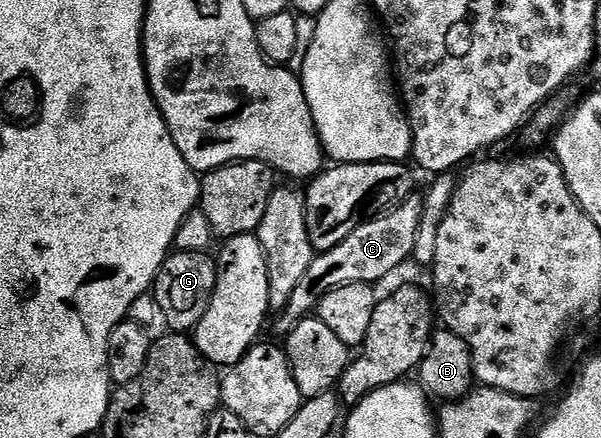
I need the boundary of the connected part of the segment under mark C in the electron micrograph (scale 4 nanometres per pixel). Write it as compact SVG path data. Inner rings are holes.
M413 194L407 200L389 208L387 212L365 219L345 240L338 242L338 246L316 255L310 262L310 270L306 270L306 274L302 274L298 281L283 313L275 317L277 330L281 334L287 334L299 320L311 317L321 298L330 290L343 284L373 285L394 266L411 257L414 242L418 238L418 222L422 222L423 209L423 199Z

